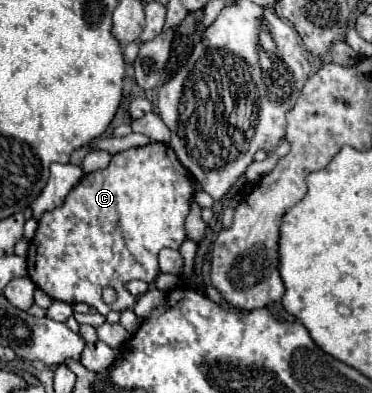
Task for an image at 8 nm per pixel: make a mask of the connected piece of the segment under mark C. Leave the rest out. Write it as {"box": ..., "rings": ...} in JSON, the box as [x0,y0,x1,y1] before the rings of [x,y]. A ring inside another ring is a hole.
{"box":[28,143,194,313],"rings":[[[148,143],[120,151],[112,157],[106,169],[88,173],[66,195],[64,203],[52,211],[46,211],[38,221],[38,231],[28,247],[28,277],[50,299],[74,303],[86,303],[98,313],[124,311],[134,307],[136,299],[128,293],[126,283],[142,280],[151,283],[160,273],[158,254],[160,249],[178,249],[186,239],[184,221],[190,211],[190,199],[194,195],[194,177],[178,161],[174,151],[166,143]],[[114,287],[118,299],[110,305],[102,303],[102,289]]]}

